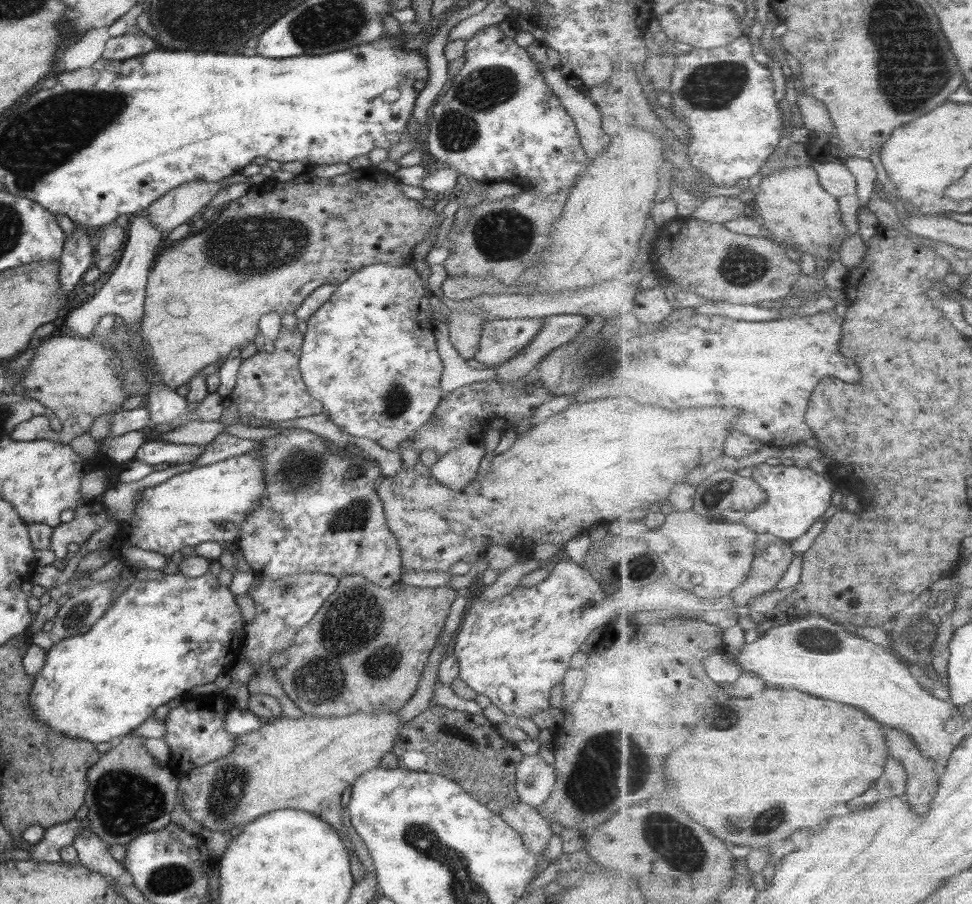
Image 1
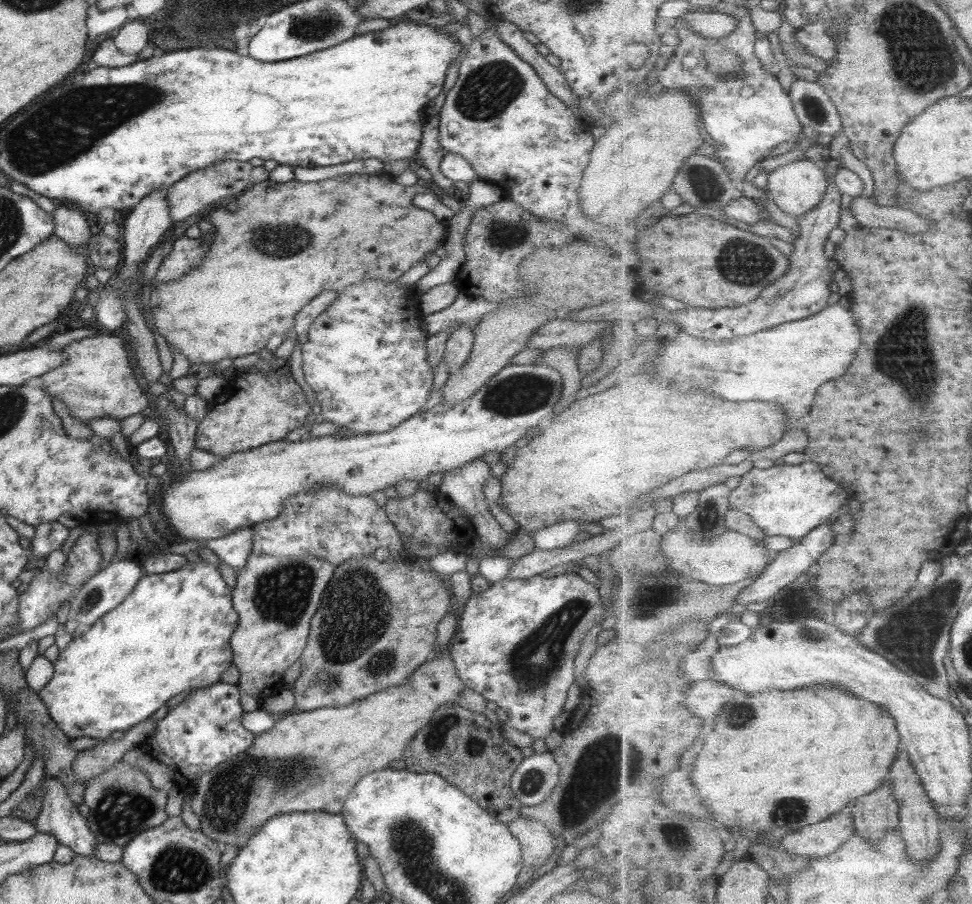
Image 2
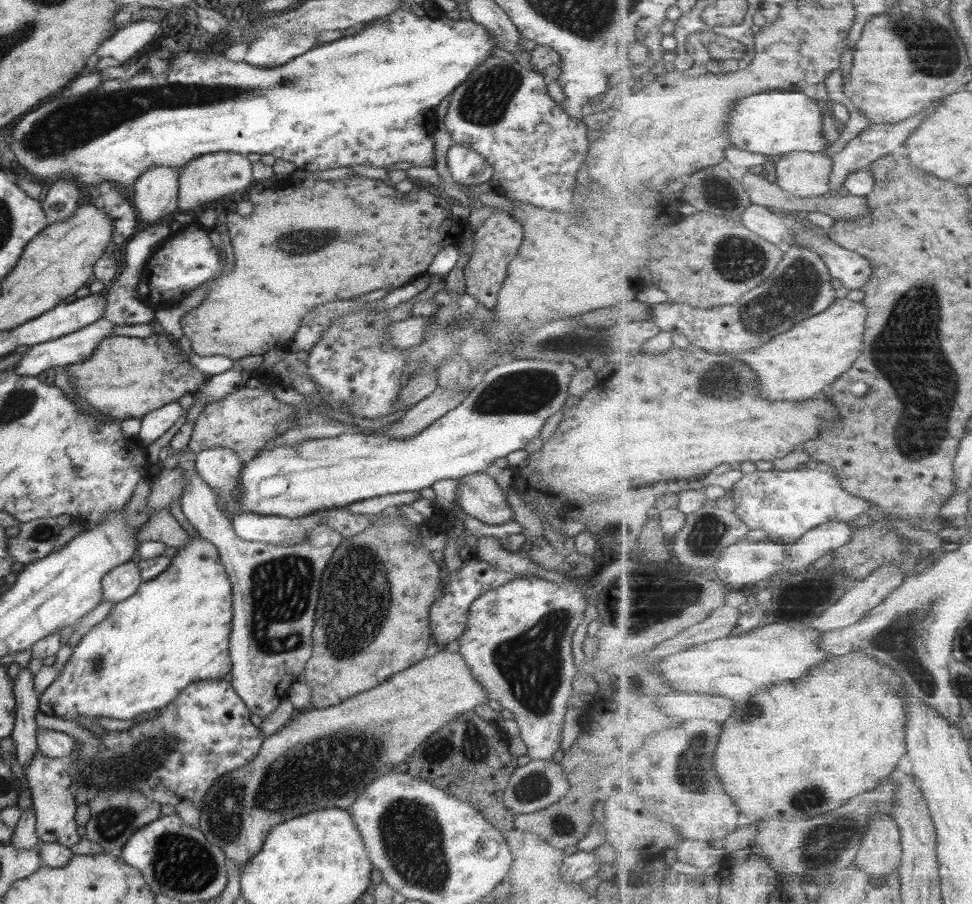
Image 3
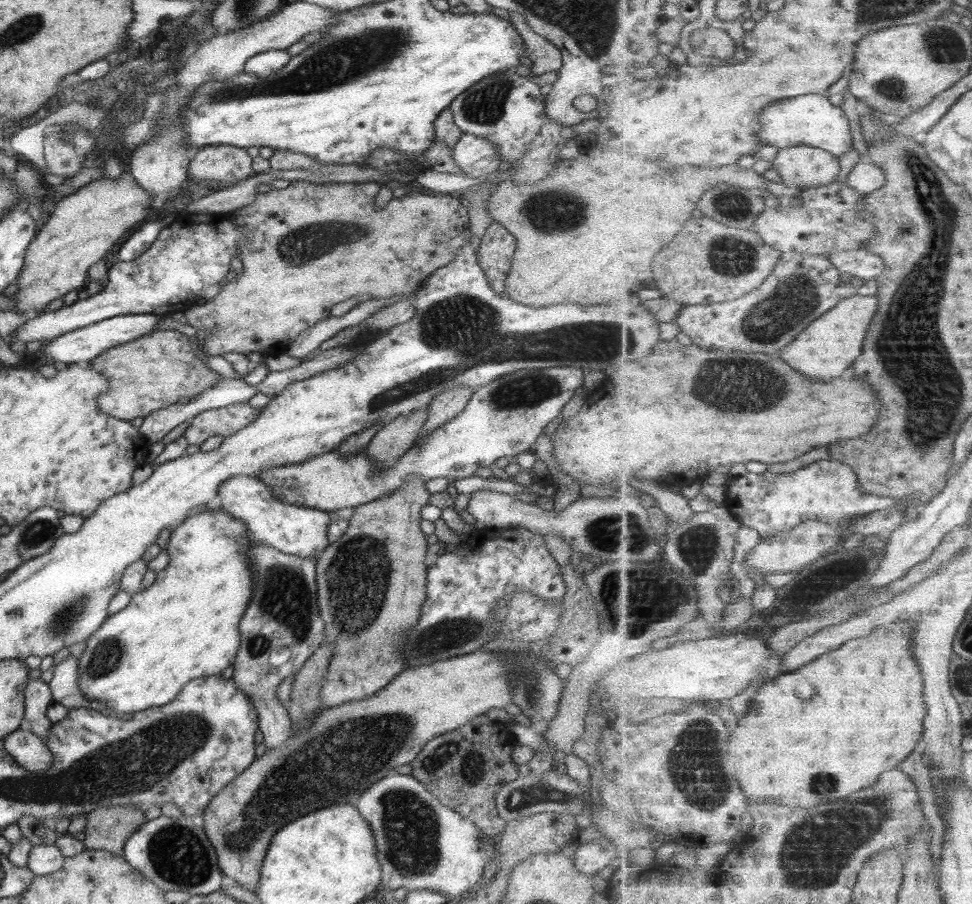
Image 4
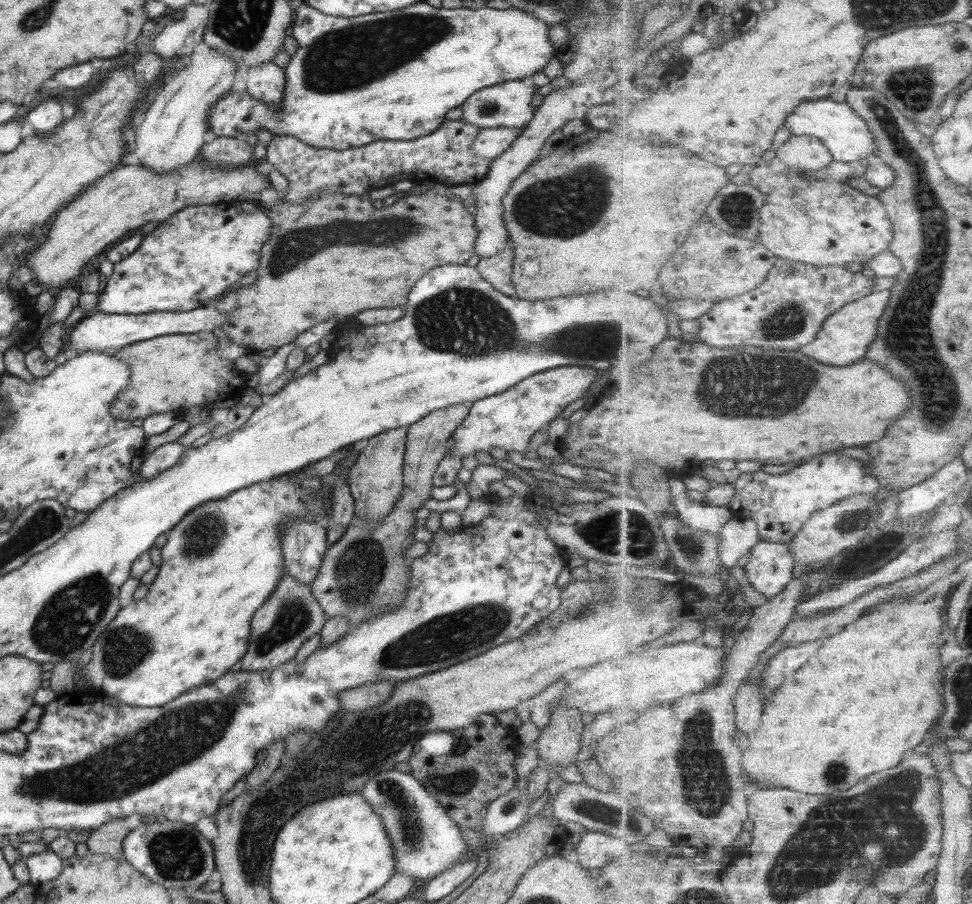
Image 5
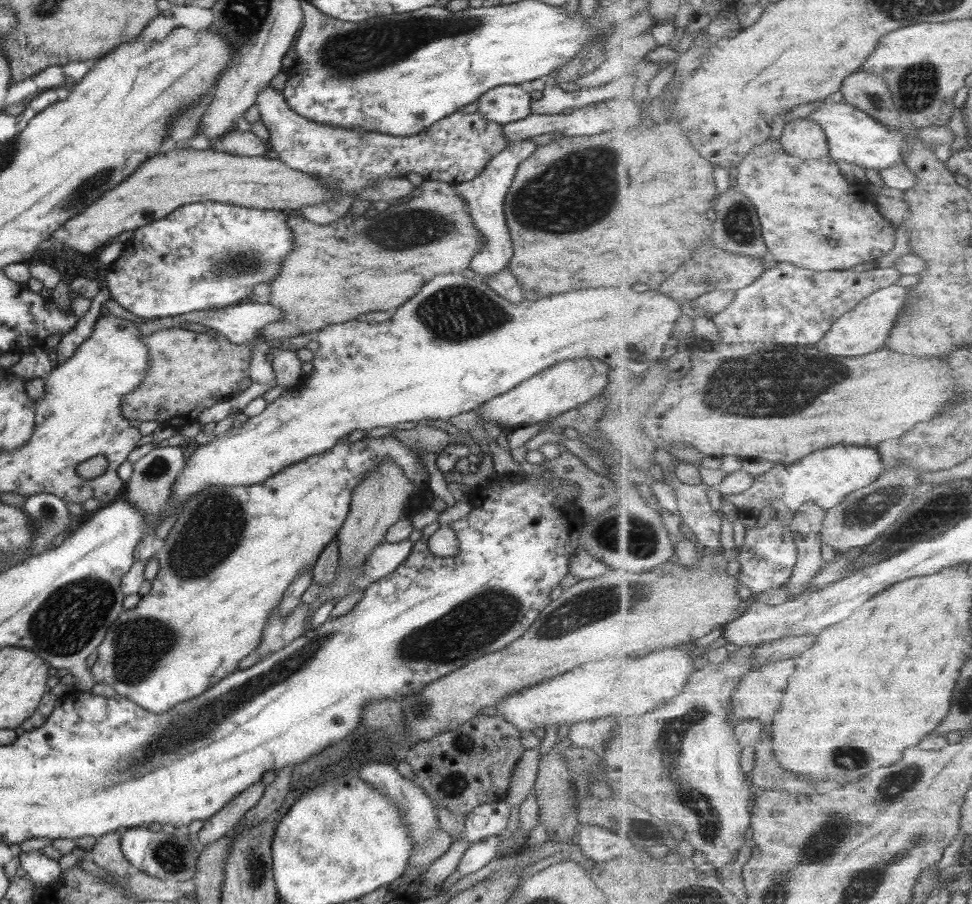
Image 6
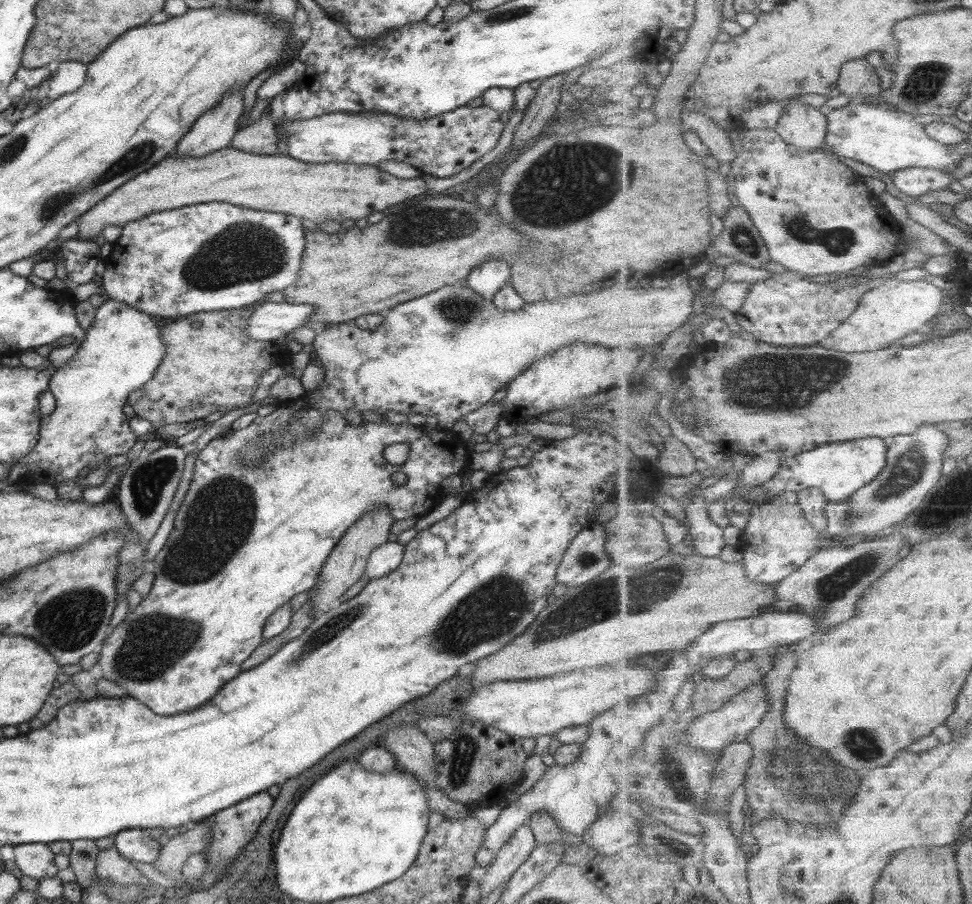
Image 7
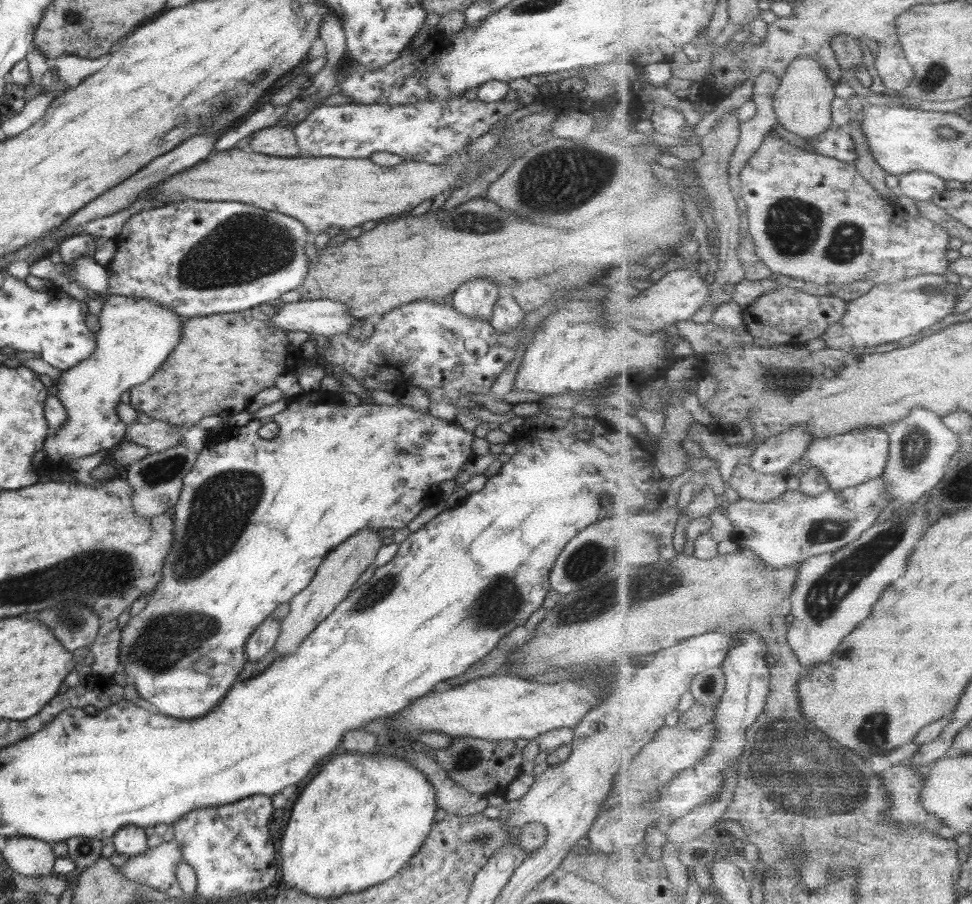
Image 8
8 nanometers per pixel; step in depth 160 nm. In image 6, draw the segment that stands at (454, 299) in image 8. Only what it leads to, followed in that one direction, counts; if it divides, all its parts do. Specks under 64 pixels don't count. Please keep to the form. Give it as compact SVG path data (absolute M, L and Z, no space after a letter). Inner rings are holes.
M526 140L510 142L501 152L498 152L471 180L454 184L456 193L464 200L472 218L473 227L484 238L479 252L471 257L470 268L478 280L485 276L493 276L508 266L512 257L512 242L506 220L502 211L506 190L511 184L517 164L533 152L535 143Z

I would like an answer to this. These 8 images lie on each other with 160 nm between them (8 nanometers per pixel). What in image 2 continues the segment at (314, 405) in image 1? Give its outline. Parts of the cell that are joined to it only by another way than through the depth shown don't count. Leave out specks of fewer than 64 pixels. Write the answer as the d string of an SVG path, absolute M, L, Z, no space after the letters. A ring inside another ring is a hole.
M278 357L271 360L259 358L251 367L236 370L226 388L206 406L205 415L195 430L194 448L215 458L226 458L240 451L283 440L287 433L304 426L310 404L293 381L288 361Z

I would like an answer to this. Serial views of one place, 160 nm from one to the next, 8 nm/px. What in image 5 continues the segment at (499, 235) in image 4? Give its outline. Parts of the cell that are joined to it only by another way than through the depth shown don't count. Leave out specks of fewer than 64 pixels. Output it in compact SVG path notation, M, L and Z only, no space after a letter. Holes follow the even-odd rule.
M508 240L506 248L489 258L480 258L474 266L478 275L488 282L493 290L510 297L516 296L511 282L513 255L512 244Z

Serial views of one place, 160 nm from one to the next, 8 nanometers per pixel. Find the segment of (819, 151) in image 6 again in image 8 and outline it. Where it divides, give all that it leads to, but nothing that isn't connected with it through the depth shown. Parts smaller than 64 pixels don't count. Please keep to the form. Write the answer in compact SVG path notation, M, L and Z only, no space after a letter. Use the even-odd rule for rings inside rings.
M797 57L786 68L786 73L774 93L774 109L779 124L805 141L828 131L834 124L832 102L836 98L835 86L827 76L828 72L813 57Z

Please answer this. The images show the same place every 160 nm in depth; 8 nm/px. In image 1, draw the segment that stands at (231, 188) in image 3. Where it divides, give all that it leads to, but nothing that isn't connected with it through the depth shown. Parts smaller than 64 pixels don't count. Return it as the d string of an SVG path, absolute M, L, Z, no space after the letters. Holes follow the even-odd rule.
M231 173L224 179L213 182L184 182L152 202L143 210L143 216L161 232L170 232L176 226L190 224L233 175Z

